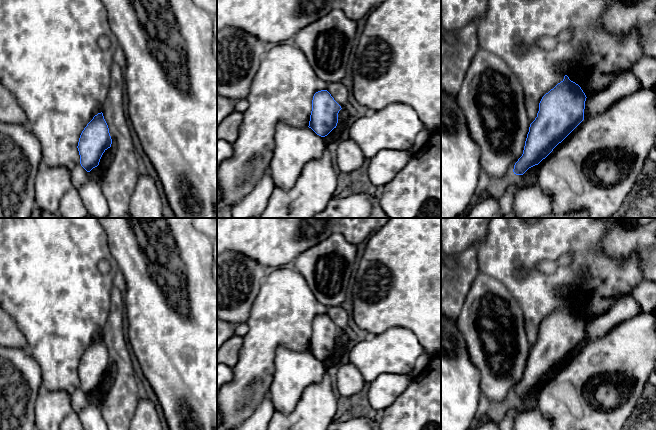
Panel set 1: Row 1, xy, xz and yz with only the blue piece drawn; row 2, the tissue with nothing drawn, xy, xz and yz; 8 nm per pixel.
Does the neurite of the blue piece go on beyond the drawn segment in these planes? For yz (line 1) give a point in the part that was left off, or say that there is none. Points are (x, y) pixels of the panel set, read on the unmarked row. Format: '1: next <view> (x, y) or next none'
1: next none

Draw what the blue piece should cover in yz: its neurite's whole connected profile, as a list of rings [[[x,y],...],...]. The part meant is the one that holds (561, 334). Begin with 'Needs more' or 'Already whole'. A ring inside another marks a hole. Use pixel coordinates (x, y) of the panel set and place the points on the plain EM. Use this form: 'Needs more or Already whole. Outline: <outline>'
Already whole. Outline: [[[567,299],[542,321],[537,341],[530,348],[523,378],[514,389],[514,398],[523,399],[529,392],[538,389],[584,344],[586,322],[581,311]]]

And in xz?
Already whole. Outline: [[[327,314],[314,318],[309,352],[321,361],[327,360],[338,347],[338,337],[341,330],[334,324]]]

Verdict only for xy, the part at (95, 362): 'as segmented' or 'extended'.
as segmented

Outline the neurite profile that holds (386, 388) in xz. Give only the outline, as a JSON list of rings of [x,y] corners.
[[[380,374],[368,384],[370,405],[381,413],[407,389],[411,381],[407,374]]]

